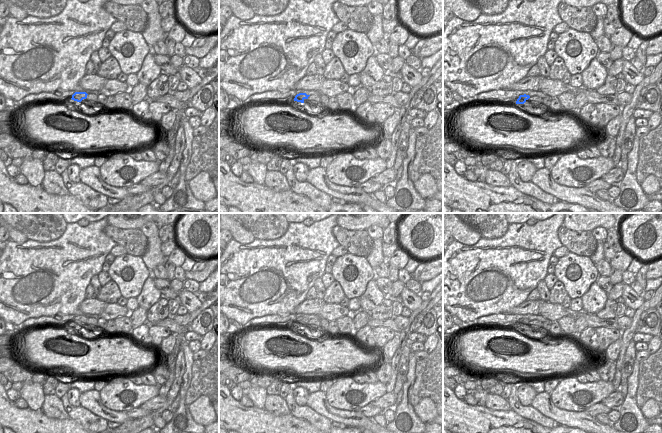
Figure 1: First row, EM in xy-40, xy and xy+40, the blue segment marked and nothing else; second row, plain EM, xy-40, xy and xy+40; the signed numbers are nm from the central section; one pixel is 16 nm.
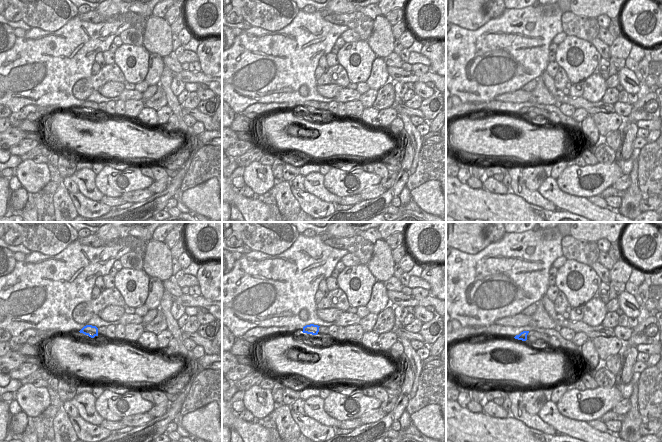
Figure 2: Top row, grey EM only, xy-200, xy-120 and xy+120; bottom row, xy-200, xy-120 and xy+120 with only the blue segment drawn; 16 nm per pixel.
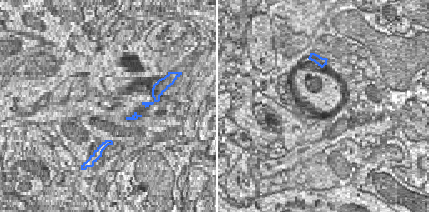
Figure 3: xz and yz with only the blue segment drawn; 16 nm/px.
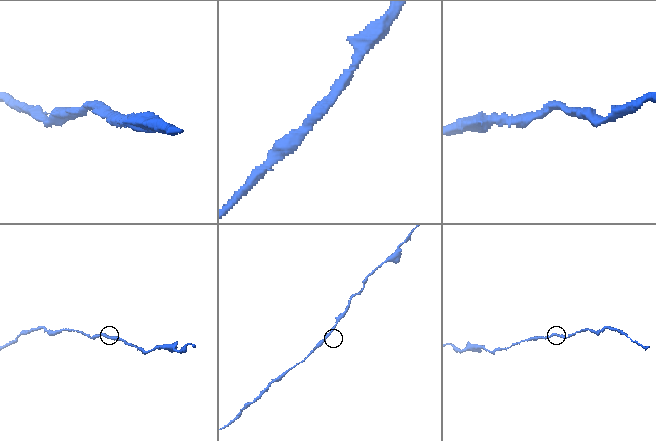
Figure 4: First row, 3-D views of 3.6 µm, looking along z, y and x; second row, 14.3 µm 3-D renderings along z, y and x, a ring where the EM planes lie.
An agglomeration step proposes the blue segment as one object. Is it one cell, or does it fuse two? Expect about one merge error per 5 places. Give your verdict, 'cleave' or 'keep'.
keep

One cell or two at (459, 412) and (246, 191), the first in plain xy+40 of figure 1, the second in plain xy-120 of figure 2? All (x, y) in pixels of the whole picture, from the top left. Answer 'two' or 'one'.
two

